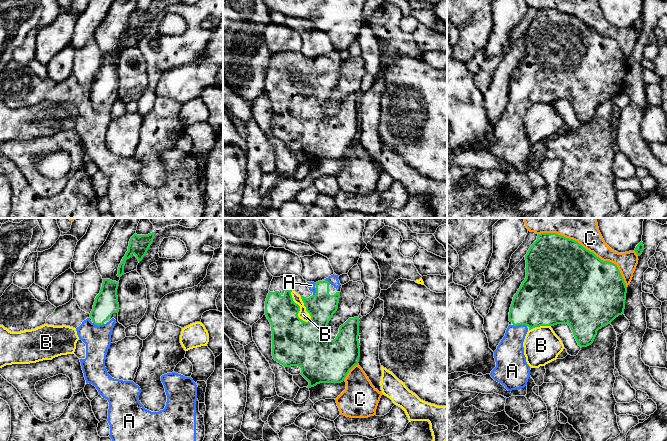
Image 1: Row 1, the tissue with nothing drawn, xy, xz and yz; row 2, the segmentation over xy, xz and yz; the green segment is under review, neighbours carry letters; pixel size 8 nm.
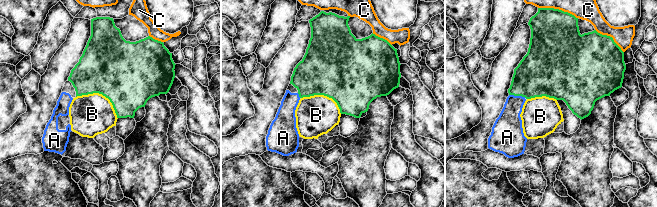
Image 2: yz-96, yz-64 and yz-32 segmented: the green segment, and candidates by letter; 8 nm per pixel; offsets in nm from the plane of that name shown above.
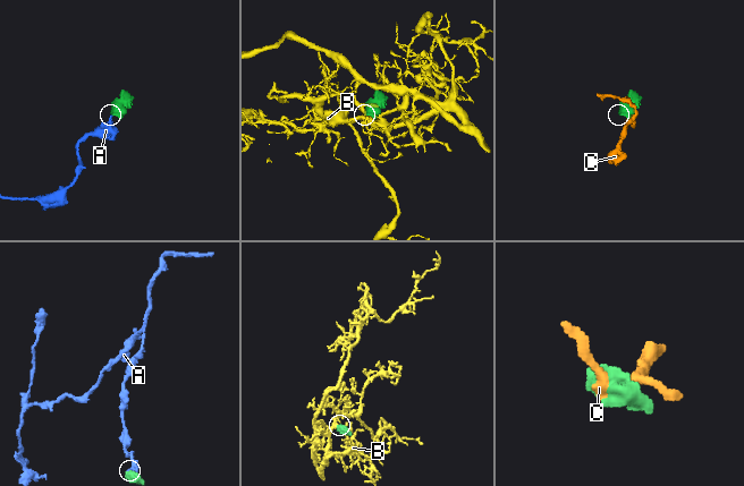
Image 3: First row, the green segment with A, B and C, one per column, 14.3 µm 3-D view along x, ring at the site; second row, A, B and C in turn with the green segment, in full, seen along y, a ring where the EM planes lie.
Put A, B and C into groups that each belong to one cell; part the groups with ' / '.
A / B / C

